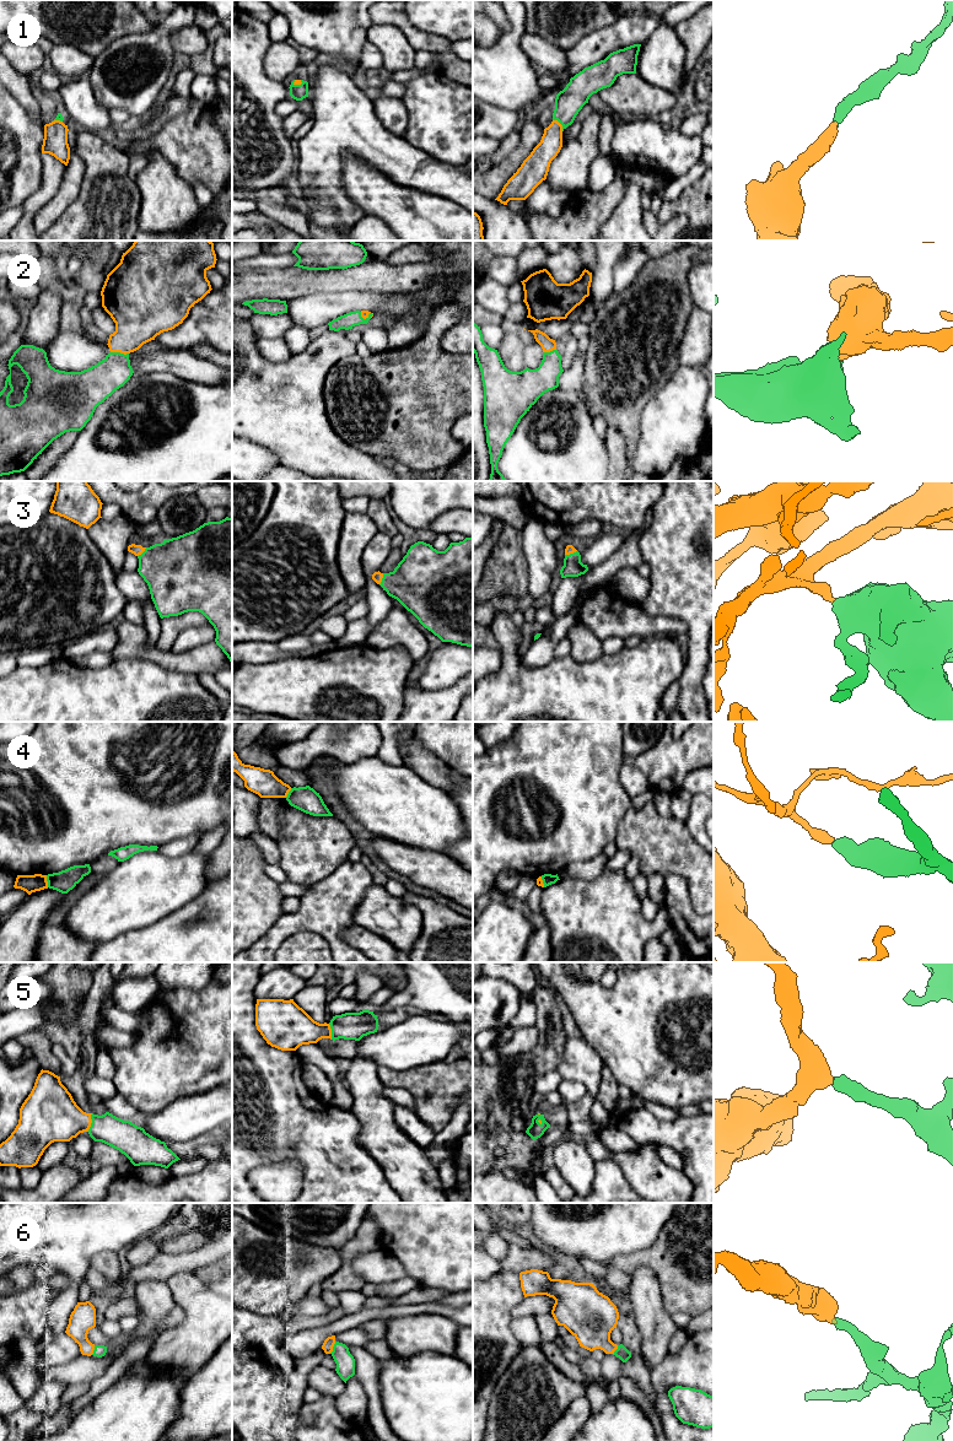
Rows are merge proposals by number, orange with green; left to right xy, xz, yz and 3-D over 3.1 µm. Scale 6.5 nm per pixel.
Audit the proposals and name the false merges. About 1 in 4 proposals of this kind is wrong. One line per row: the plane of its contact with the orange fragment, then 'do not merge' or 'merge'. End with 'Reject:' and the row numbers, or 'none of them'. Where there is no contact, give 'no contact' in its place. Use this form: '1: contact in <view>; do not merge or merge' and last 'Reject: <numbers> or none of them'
1: contact in yz; merge
2: contact in xy; merge
3: contact in xz; merge
4: contact in xy; do not merge
5: contact in xy; merge
6: contact in xz; merge
Reject: 4

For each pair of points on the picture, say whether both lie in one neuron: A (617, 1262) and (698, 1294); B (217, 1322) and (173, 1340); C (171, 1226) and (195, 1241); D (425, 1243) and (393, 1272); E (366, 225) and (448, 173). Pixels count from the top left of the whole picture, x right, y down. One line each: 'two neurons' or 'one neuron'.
A: one neuron
B: one neuron
C: two neurons
D: two neurons
E: two neurons

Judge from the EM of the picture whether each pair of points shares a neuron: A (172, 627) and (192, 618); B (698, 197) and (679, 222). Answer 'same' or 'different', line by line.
A: same
B: different

